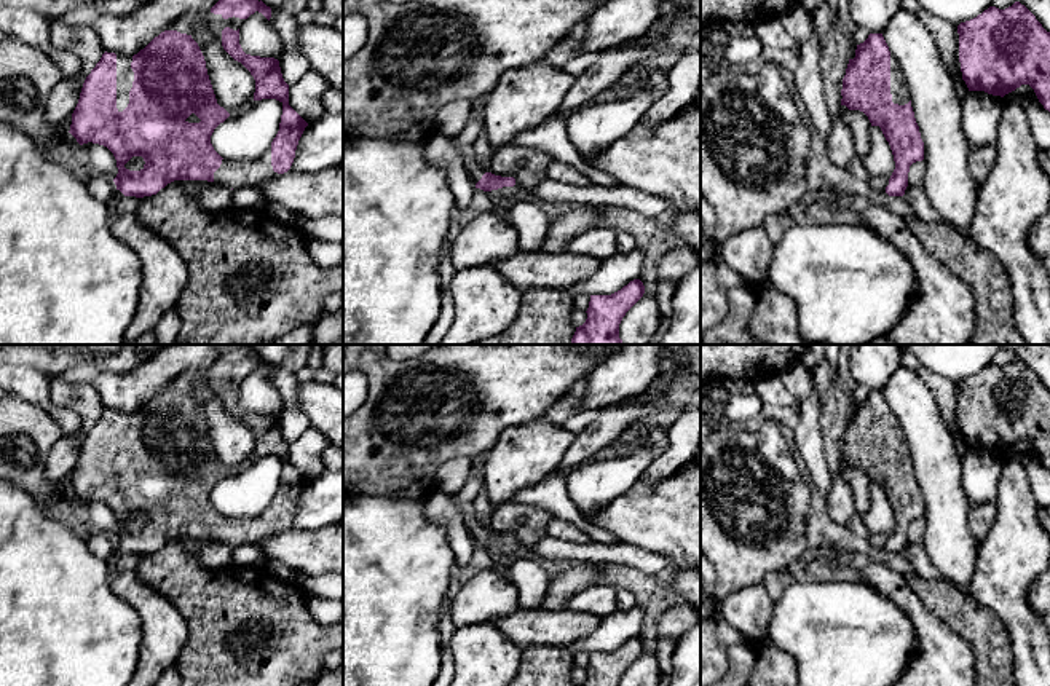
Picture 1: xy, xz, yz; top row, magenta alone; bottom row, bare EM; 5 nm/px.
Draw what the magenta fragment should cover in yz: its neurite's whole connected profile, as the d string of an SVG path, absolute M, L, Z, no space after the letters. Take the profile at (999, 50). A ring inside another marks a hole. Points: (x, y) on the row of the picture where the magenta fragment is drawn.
M1020 2L961 22L959 62L969 91L1004 97L1029 85L1050 112L1050 32Z

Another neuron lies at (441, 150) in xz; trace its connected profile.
M472 110L468 124L458 136L448 137L434 129L428 136L424 156L431 164L445 171L458 209L469 207L476 191L476 185L464 169L463 150L474 144L484 128L482 112Z

